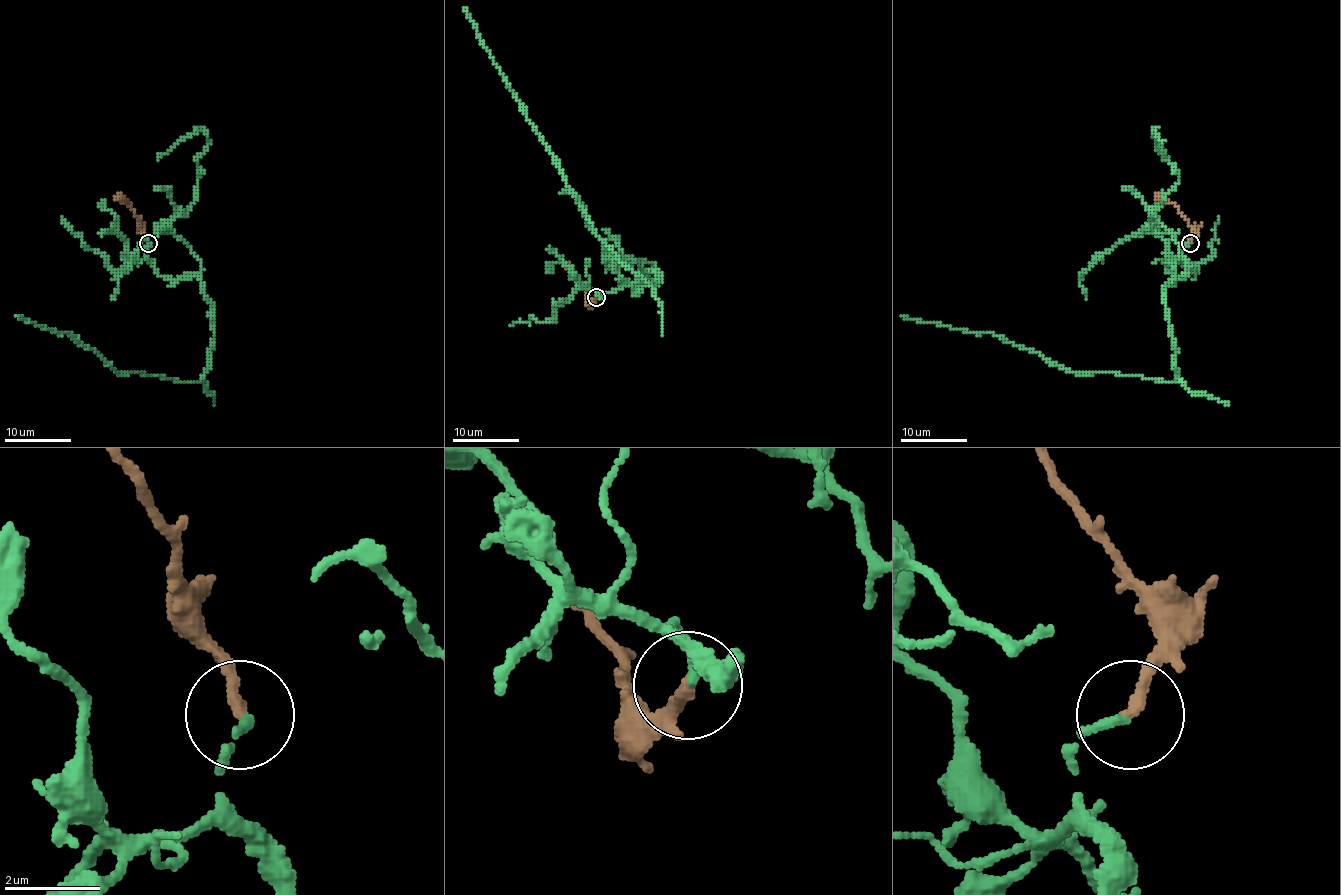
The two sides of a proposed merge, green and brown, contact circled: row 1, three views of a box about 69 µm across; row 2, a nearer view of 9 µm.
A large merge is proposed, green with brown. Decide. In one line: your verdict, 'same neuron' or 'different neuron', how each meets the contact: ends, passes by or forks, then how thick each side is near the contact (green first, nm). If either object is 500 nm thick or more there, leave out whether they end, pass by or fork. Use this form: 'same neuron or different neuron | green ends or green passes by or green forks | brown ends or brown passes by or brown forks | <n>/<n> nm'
same neuron | green ends | brown ends | 190/280 nm

